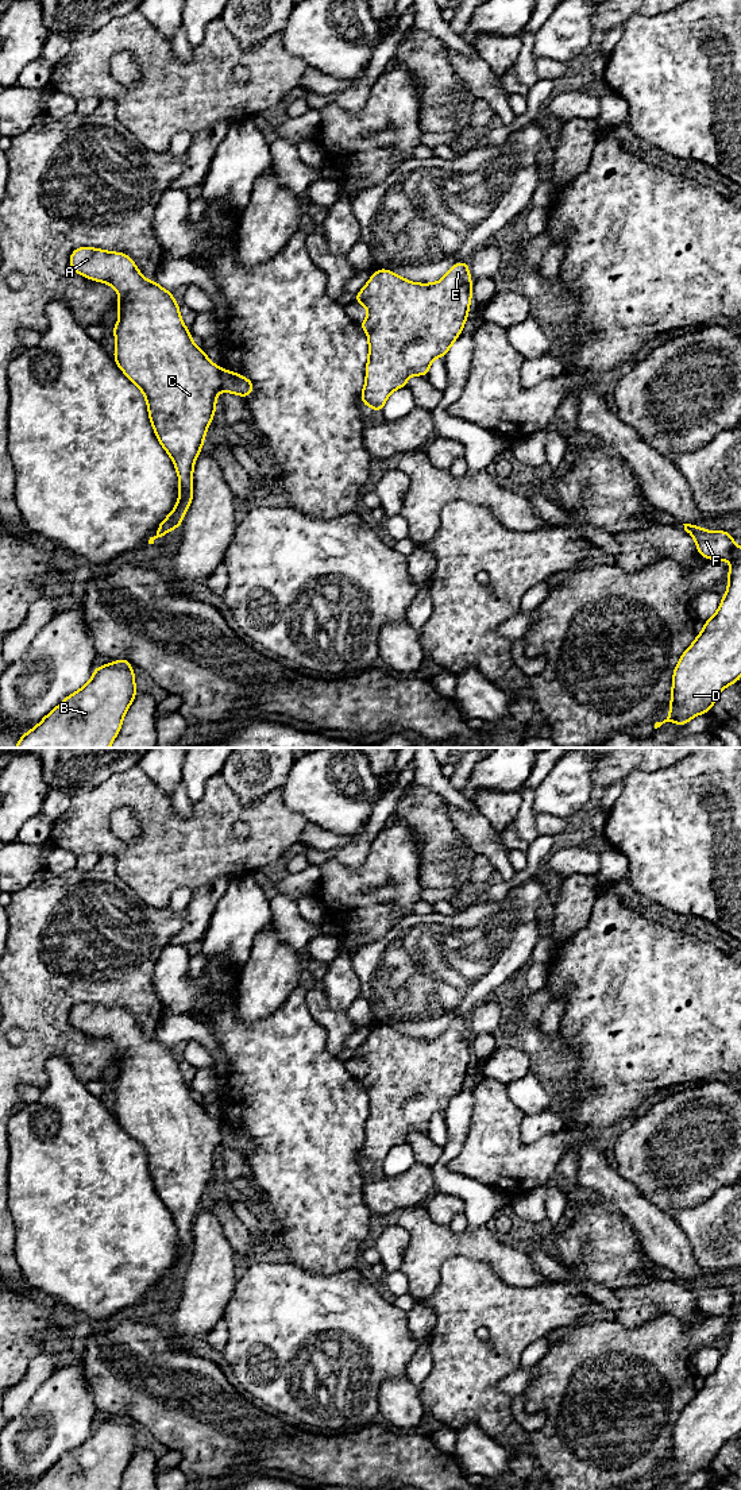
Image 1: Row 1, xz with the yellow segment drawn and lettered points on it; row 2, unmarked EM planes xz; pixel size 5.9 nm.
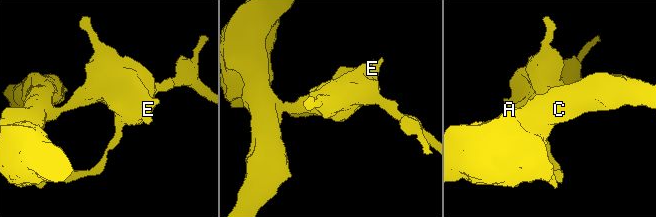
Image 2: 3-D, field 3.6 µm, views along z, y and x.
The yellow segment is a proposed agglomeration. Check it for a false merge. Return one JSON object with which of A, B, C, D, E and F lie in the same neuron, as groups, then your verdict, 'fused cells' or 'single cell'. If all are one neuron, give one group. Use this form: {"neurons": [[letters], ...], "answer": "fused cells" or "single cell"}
{"neurons": [["A", "B", "C"], ["D", "E", "F"]], "answer": "fused cells"}

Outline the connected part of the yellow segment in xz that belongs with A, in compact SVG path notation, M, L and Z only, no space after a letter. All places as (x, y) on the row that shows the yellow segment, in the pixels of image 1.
M78 247L72 252L69 266L80 275L96 282L105 282L117 292L120 300L116 309L120 319L112 328L116 337L113 359L117 367L142 390L155 436L170 455L178 474L180 495L177 505L158 525L157 534L150 537L148 544L154 544L155 539L165 536L174 528L181 528L184 516L193 501L193 466L216 412L216 397L221 391L221 368L207 358L200 346L192 341L190 331L182 324L180 305L174 301L173 293L161 287L155 279L146 281L128 255L92 247Z

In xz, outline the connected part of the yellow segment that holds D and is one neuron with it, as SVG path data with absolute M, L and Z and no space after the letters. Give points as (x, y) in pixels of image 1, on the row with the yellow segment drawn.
M691 524L683 525L684 530L694 537L702 557L728 560L733 567L728 572L728 591L722 597L717 613L705 622L703 630L683 652L674 669L671 711L663 722L655 723L655 729L665 722L683 726L694 717L710 713L721 691L729 684L737 683L741 678L741 548L736 547L734 539L726 530L711 532Z

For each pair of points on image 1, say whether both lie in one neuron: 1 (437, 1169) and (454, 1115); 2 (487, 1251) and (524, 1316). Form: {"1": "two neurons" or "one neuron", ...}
{"1": "one neuron", "2": "two neurons"}

